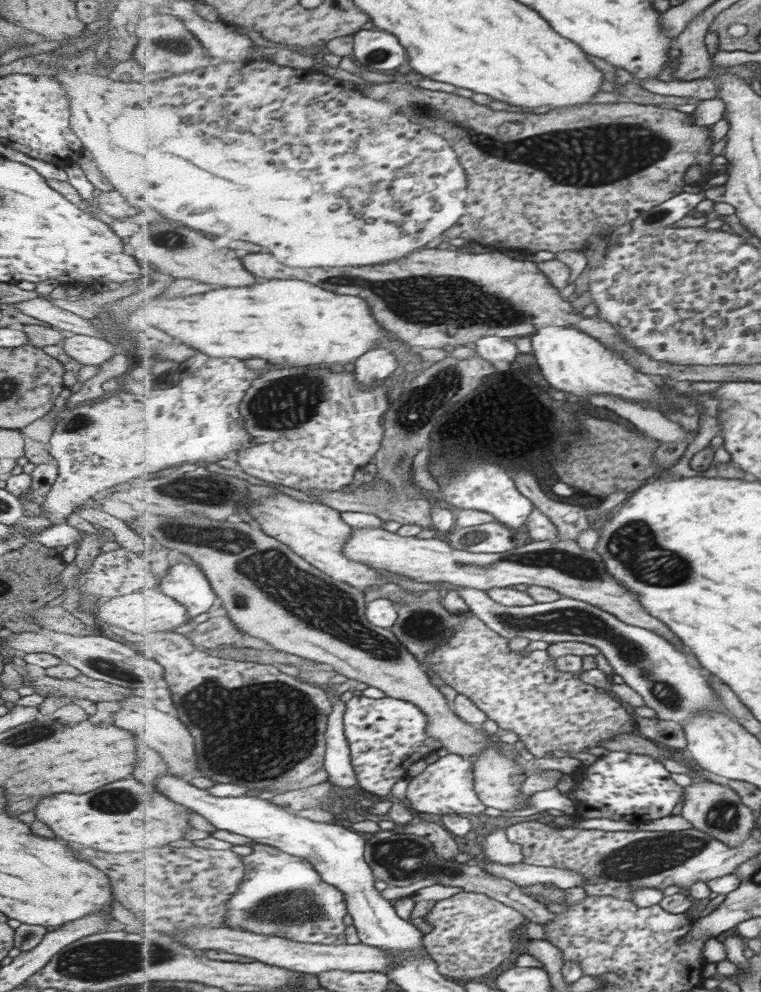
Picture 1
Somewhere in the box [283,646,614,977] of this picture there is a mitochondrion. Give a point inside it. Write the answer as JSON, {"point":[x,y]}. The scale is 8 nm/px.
{"point":[406,861]}

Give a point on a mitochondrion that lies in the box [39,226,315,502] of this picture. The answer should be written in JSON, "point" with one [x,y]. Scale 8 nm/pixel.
{"point":[79,424]}

